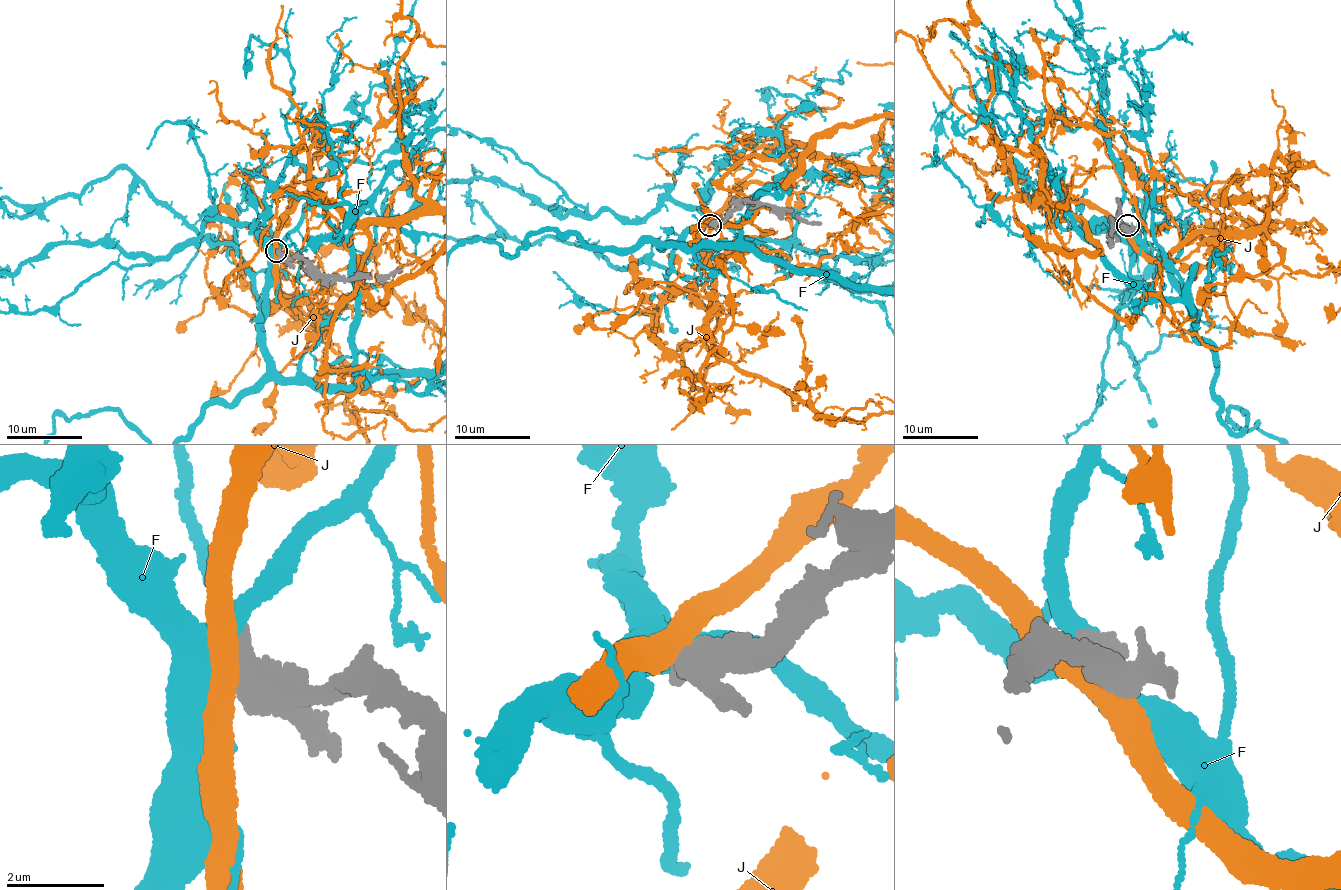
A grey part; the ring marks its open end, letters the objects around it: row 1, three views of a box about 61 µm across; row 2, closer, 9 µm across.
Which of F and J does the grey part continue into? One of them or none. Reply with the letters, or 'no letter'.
no letter

